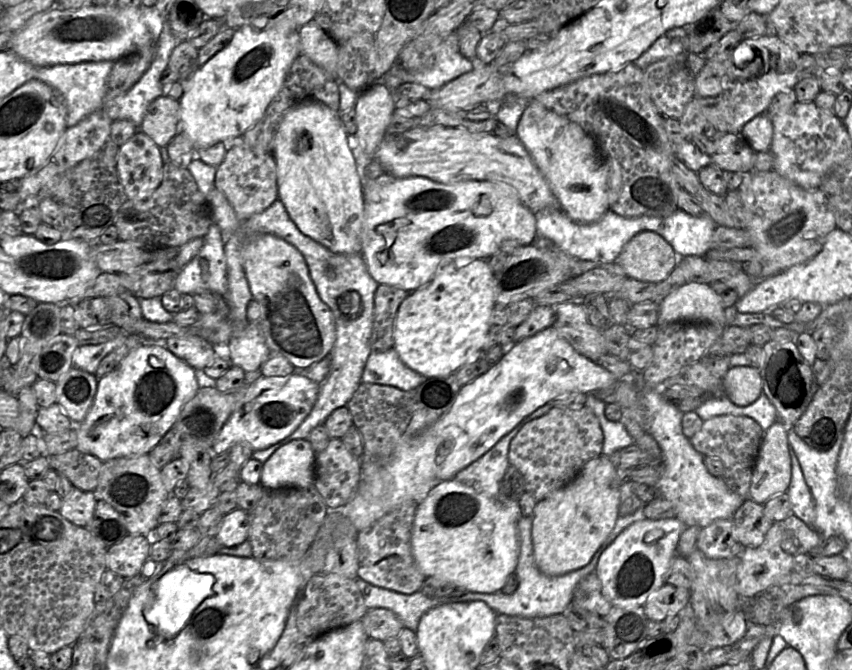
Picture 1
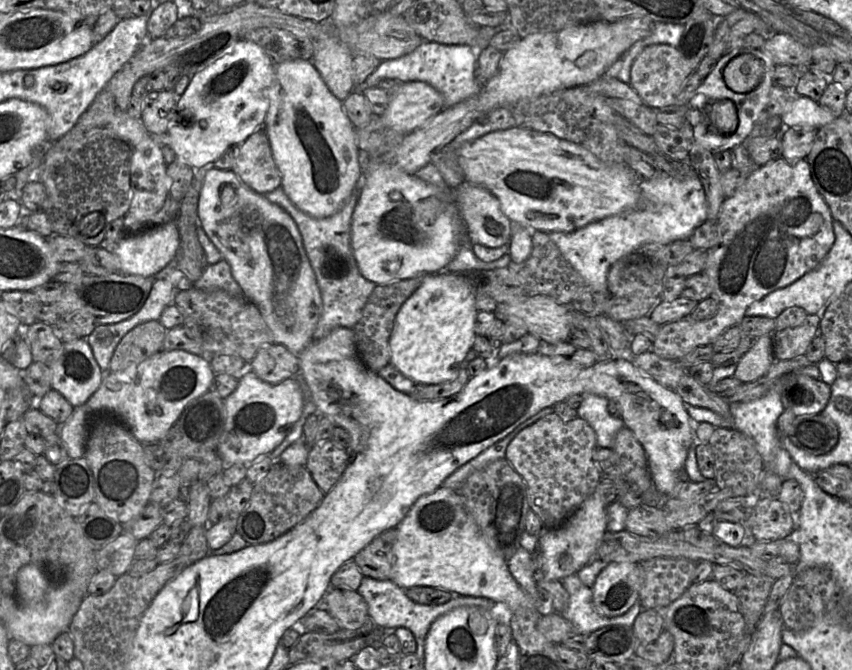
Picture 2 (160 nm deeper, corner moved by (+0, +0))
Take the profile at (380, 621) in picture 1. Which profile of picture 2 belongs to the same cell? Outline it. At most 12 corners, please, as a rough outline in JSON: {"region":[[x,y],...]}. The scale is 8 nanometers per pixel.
{"region":[[330,586],[314,608],[327,611],[341,629],[370,620],[357,591]]}

